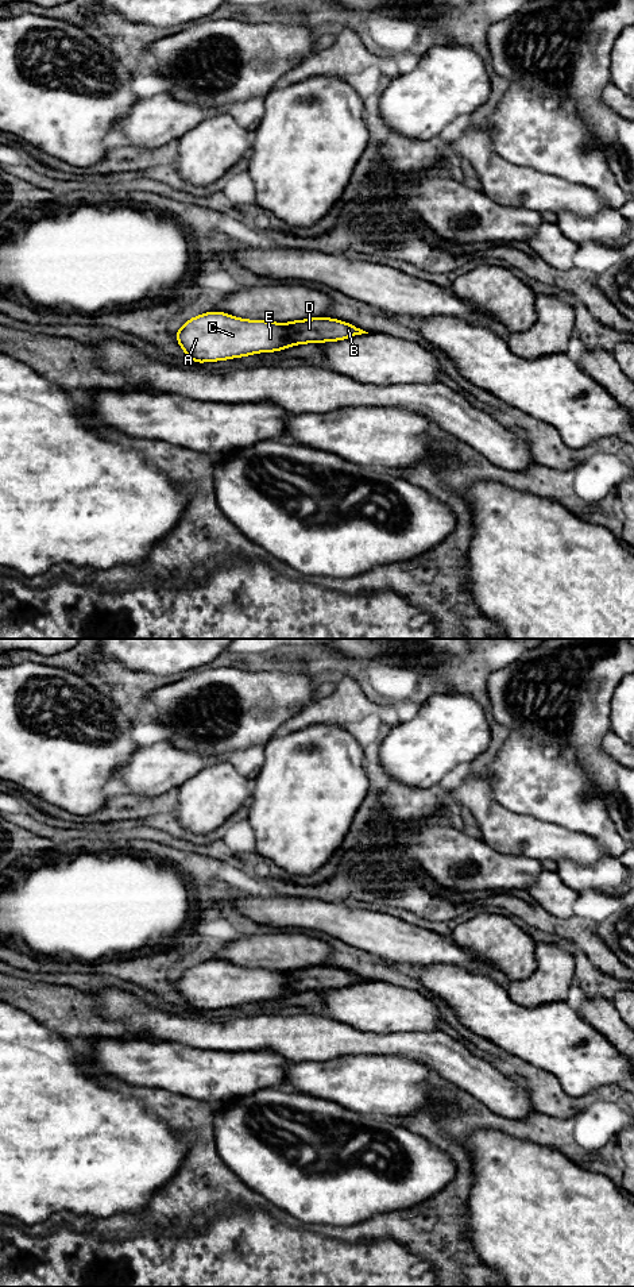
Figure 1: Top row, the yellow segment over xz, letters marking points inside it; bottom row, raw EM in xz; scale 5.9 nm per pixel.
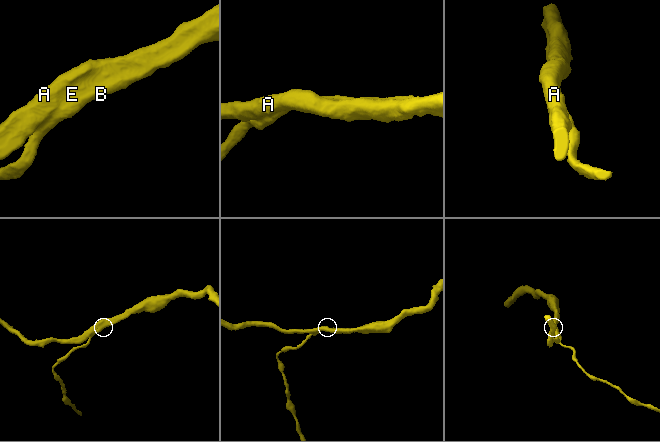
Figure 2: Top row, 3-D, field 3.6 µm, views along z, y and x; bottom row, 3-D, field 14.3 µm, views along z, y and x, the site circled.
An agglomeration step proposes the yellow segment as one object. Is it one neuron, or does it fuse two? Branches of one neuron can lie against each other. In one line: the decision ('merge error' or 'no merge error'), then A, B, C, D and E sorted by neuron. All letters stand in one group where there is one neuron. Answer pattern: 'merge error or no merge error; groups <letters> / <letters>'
no merge error; groups A B C D E

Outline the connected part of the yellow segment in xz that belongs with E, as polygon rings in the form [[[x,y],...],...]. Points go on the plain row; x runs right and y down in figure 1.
[[[217,959],[192,966],[174,980],[185,1003],[194,1012],[275,1001],[295,993],[336,990],[368,982],[330,966],[312,966],[285,972],[246,968]]]

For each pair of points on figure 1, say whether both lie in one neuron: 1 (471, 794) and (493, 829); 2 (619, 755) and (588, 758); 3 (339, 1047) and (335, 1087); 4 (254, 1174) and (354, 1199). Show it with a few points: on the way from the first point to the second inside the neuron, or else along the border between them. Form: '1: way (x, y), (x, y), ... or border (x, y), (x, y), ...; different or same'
1: way (479, 802), (493, 821); same
2: border (609, 731), (602, 738), (602, 748), (619, 763); different
3: border (368, 1054), (347, 1054), (306, 1062); different
4: way (278, 1174), (293, 1174), (305, 1182), (329, 1183); same

